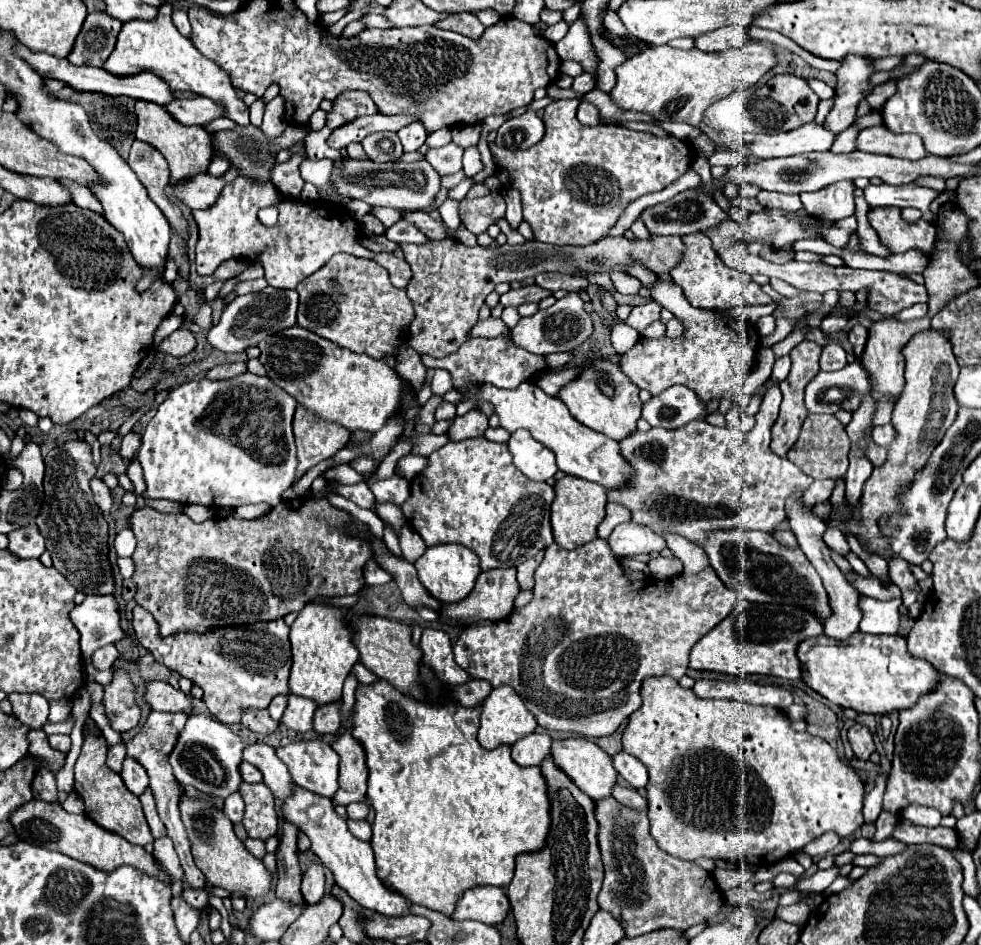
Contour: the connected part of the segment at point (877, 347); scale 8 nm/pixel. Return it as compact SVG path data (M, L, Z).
M882 317L880 321L876 321L870 327L870 341L866 343L866 349L862 353L862 365L870 377L870 385L872 385L872 393L878 399L888 399L890 403L896 403L898 397L902 395L902 389L906 385L904 381L904 357L902 357L902 347L906 345L906 341L922 331L930 327L930 317L918 319L918 321L900 321L896 317Z

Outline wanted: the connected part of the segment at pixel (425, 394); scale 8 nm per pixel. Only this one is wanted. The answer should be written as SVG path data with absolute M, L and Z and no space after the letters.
M427 368L426 381L425 381L422 389L420 390L420 392L417 393L418 406L421 407L421 408L426 404L426 402L432 396L432 392L431 392L431 380L433 378L434 372L435 372L434 369Z

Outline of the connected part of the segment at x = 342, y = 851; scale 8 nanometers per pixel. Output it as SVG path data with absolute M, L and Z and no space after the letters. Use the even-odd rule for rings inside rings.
M296 783L290 785L290 795L282 801L282 817L296 825L300 831L304 831L312 841L312 851L318 855L324 867L328 867L334 873L334 881L362 907L372 909L380 915L394 915L402 917L408 915L408 901L386 887L386 883L376 873L376 861L370 843L358 841L350 831L346 821L334 811L334 805L328 797L320 797L312 791L306 791L298 787Z

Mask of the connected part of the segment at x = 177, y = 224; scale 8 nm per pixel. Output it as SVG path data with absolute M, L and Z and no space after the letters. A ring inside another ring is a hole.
M134 141L132 149L130 149L128 165L138 175L142 185L148 189L150 199L162 209L162 213L166 215L170 225L186 241L188 239L188 235L186 235L188 225L186 225L180 209L174 203L170 203L170 199L164 193L164 187L170 183L170 169L168 169L168 163L162 157L162 153L144 141Z

